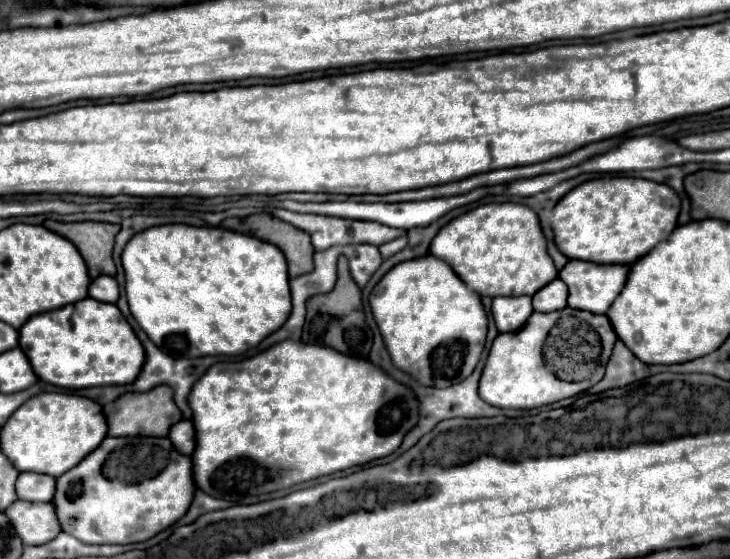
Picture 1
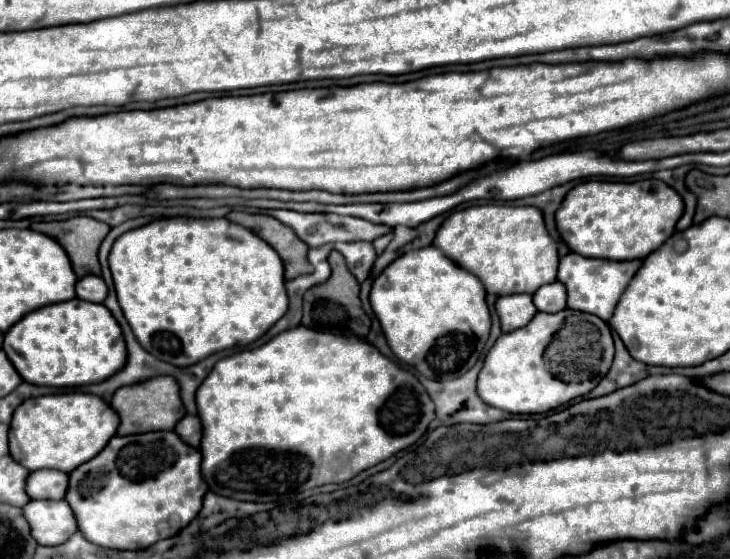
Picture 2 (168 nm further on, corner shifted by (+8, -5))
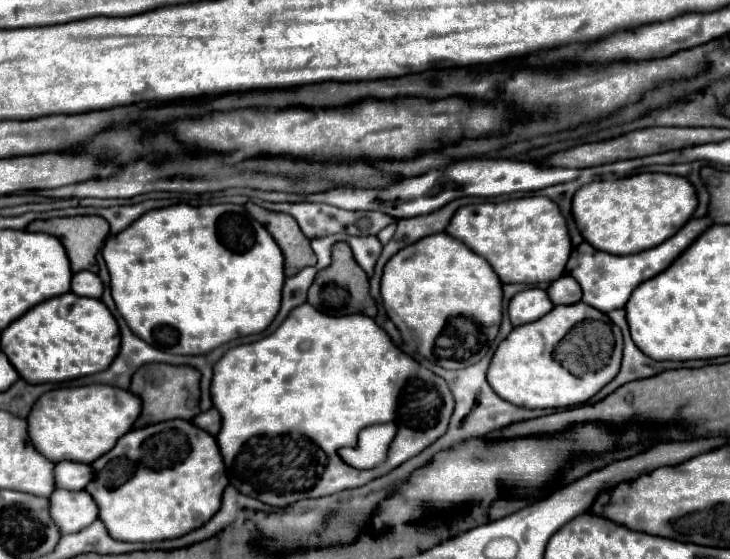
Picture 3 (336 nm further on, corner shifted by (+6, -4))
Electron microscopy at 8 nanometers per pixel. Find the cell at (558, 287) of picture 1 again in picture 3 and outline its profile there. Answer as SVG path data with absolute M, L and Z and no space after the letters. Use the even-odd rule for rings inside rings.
M562 275L560 279L556 279L546 291L554 305L574 305L582 297L582 289L570 275Z

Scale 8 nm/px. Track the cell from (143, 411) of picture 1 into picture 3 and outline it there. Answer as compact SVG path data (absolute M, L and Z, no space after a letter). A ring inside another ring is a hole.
M150 363L140 367L130 383L130 391L140 397L142 401L142 413L136 419L134 427L146 427L160 421L170 419L186 419L190 421L194 415L200 413L198 399L200 399L200 373L192 367L174 367L166 363Z

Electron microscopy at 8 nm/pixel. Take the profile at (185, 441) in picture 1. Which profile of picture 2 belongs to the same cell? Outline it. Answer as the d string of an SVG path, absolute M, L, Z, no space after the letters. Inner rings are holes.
M184 416L178 424L176 424L176 428L174 428L180 436L182 436L182 440L184 442L188 442L190 446L194 446L194 448L198 448L200 446L200 418L198 416Z

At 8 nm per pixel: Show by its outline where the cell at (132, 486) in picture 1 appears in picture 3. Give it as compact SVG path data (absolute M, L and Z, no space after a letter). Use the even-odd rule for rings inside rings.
M172 419L144 429L132 429L118 439L114 449L90 463L92 481L86 485L90 497L98 505L98 519L102 519L106 531L112 539L126 543L154 543L174 537L182 537L198 527L202 527L220 507L222 491L226 483L226 469L222 467L222 457L212 435L198 431L190 421Z

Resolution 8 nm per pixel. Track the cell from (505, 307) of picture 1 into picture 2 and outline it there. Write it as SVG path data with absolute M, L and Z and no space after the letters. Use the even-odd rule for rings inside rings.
M510 294L510 296L498 298L496 312L498 312L500 322L502 322L502 332L512 332L512 330L522 328L524 324L528 324L528 320L532 320L532 316L538 310L532 302L532 296Z

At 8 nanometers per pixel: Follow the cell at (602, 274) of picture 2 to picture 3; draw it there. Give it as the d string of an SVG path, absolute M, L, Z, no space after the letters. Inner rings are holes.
M702 217L702 219L690 219L676 235L672 235L668 241L664 241L658 247L652 247L648 251L636 253L636 255L626 255L626 257L618 257L618 255L610 255L604 251L596 251L592 245L588 243L580 243L566 265L566 273L572 275L580 287L582 287L582 303L596 307L602 313L610 313L614 309L622 309L630 297L630 293L634 291L634 287L654 275L658 275L660 271L664 271L674 259L676 255L680 255L706 227L710 227L710 219Z

